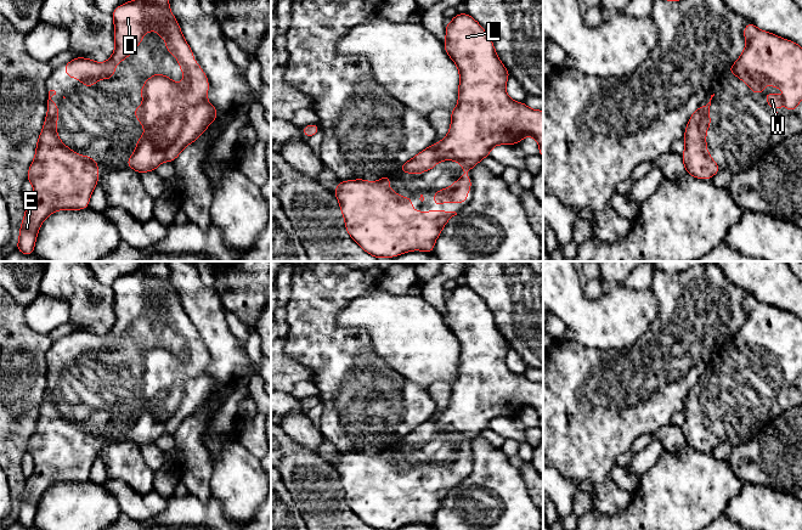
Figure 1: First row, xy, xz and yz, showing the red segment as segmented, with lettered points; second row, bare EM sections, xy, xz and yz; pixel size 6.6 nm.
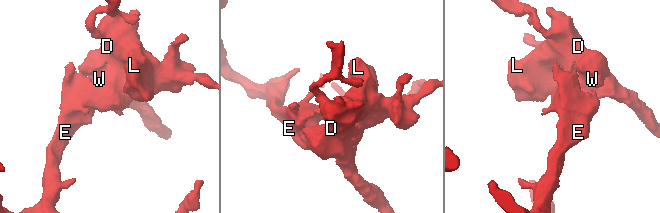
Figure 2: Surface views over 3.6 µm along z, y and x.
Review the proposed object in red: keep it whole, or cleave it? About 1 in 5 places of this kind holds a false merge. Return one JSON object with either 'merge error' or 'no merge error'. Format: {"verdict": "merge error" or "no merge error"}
{"verdict": "no merge error"}

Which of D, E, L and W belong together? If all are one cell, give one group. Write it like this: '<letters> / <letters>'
D E L W

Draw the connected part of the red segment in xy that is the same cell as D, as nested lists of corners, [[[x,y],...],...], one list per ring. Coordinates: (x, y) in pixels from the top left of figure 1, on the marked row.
[[[132,0],[114,9],[115,50],[106,63],[90,58],[75,57],[63,66],[67,77],[81,80],[85,88],[92,88],[98,79],[113,79],[115,64],[128,58],[132,50],[141,44],[148,30],[156,30],[166,44],[166,52],[173,53],[183,71],[183,81],[176,84],[170,77],[159,72],[143,83],[139,90],[143,105],[134,109],[136,119],[145,128],[145,135],[136,141],[136,150],[126,160],[126,165],[139,174],[156,171],[162,162],[173,162],[181,151],[196,141],[218,117],[218,109],[207,100],[209,80],[199,63],[193,60],[193,51],[183,39],[179,23],[169,7],[169,0]]]

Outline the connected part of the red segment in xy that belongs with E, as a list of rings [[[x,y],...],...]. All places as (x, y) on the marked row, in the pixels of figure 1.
[[[55,90],[49,91],[47,115],[43,131],[36,141],[36,152],[33,163],[29,165],[27,180],[33,185],[34,198],[26,207],[24,219],[19,229],[17,250],[26,254],[34,254],[34,246],[38,231],[43,221],[52,213],[61,209],[80,210],[89,208],[92,190],[98,181],[98,163],[91,156],[78,156],[73,150],[63,145],[57,135],[58,106],[51,100]]]

